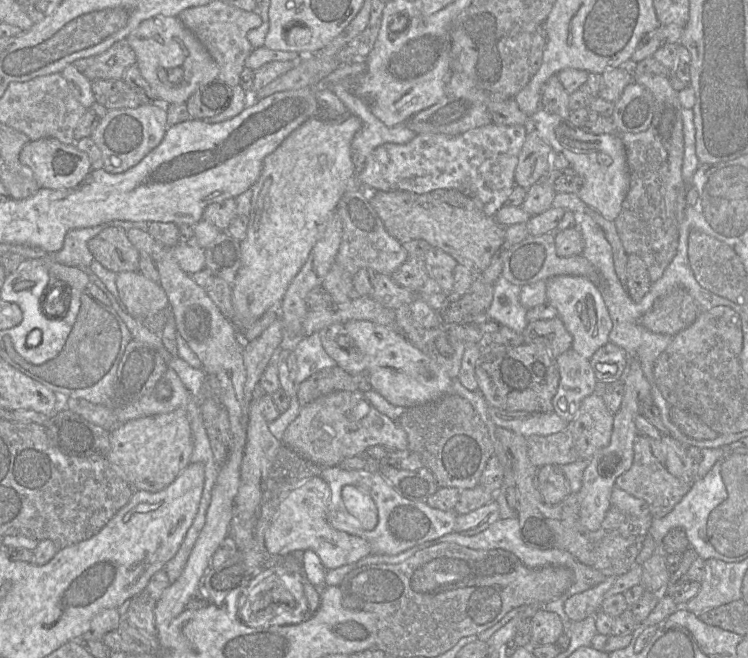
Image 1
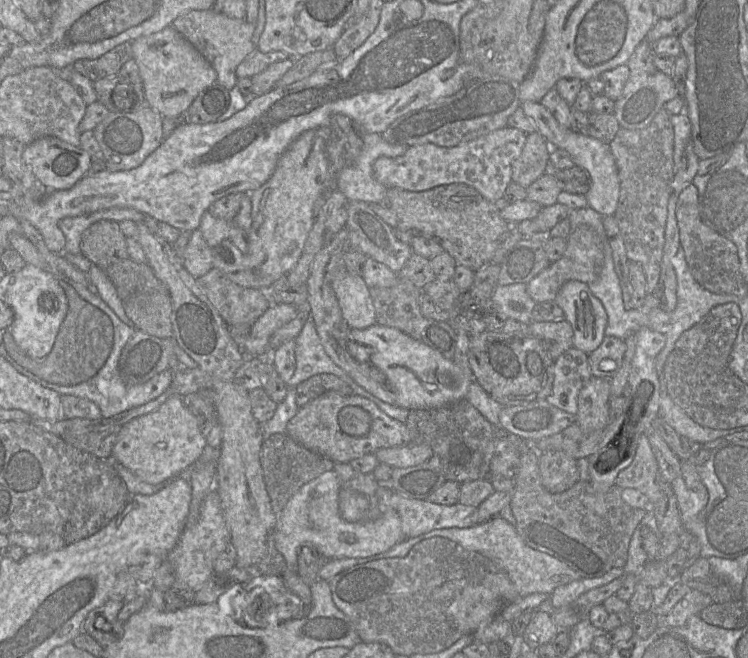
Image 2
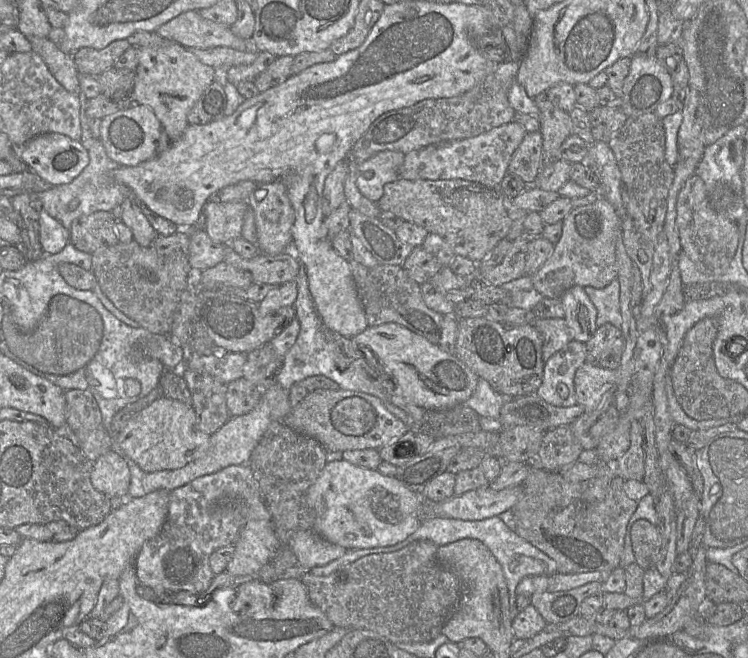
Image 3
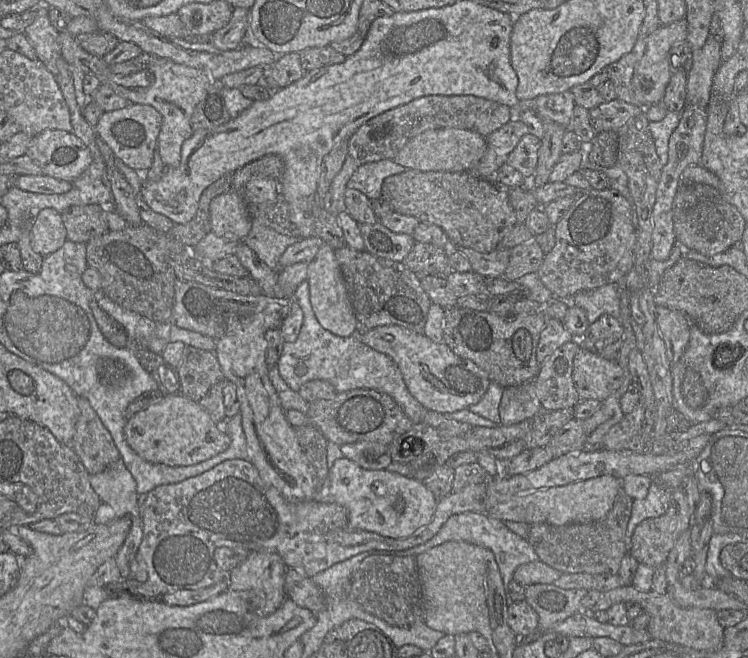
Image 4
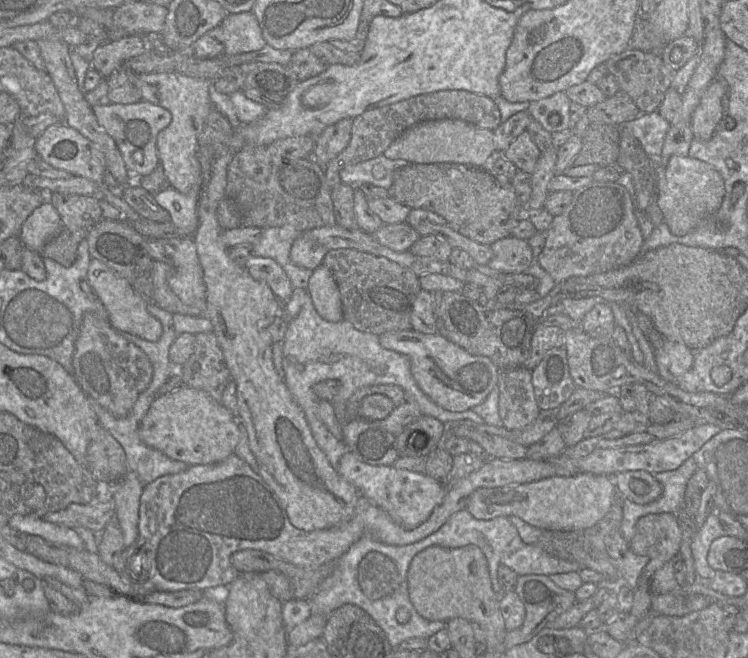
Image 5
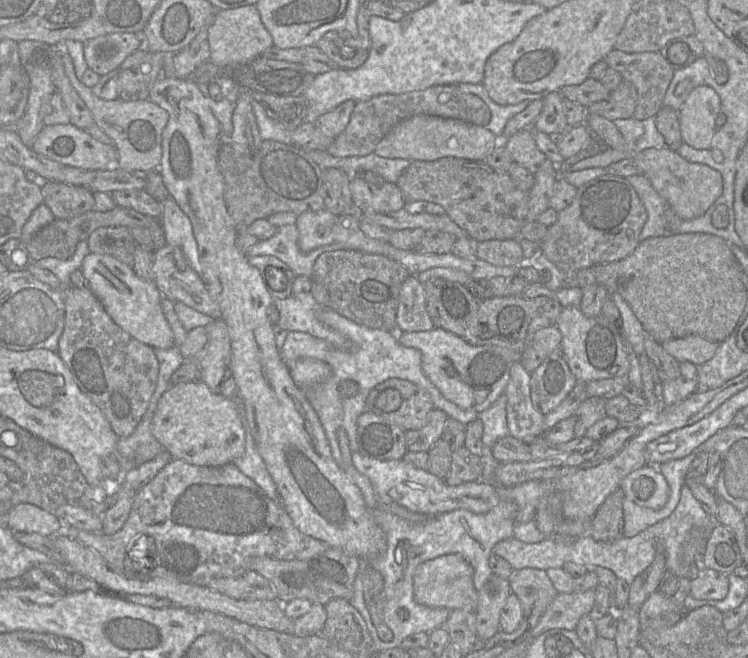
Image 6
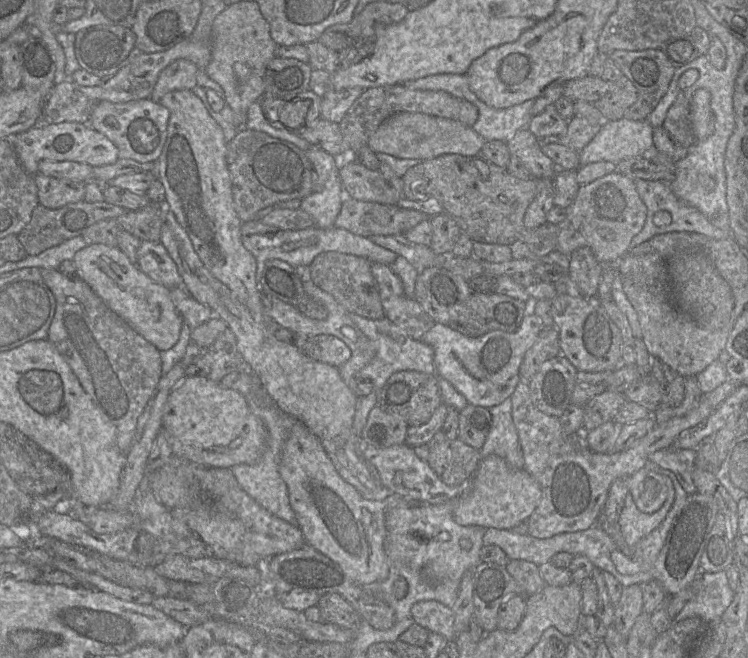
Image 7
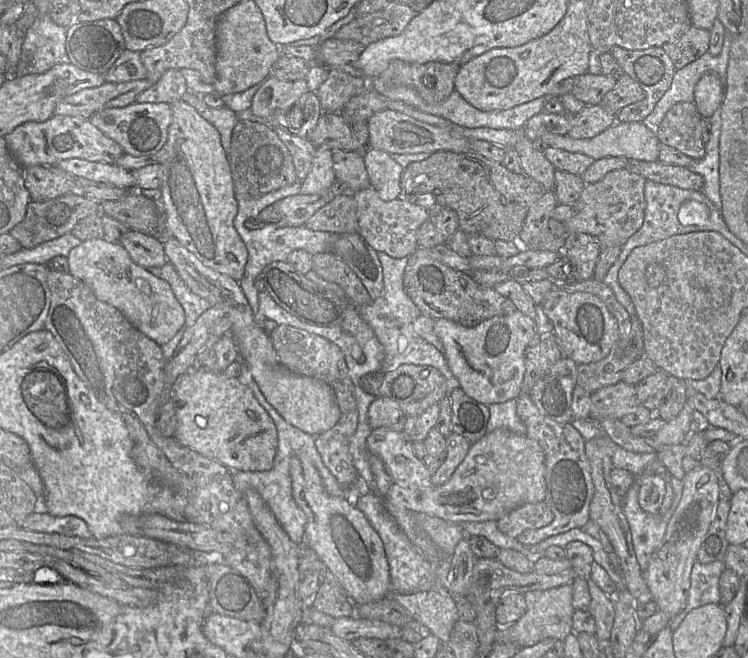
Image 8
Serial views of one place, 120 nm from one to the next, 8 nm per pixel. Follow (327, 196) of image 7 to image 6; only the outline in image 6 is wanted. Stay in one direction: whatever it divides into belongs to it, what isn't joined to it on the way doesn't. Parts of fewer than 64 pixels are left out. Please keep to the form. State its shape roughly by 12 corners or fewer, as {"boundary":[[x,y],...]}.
{"boundary":[[327,209],[299,214],[300,250],[334,243],[337,215]]}

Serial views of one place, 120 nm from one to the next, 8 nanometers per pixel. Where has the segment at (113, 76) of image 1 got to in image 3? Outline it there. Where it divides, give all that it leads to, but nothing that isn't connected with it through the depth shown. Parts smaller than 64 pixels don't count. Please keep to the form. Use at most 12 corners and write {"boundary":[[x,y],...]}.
{"boundary":[[116,40],[100,50],[81,48],[72,58],[80,76],[98,77],[130,46]]}

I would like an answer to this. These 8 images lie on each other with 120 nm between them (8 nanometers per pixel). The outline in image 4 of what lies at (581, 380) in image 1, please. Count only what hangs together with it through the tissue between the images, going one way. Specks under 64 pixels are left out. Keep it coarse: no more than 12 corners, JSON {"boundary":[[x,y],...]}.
{"boundary":[[580,341],[556,349],[534,386],[543,411],[579,403],[572,372]]}

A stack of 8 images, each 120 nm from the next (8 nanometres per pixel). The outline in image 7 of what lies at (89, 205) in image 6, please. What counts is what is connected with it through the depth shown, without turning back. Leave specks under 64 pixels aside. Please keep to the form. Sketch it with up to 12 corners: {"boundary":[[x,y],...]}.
{"boundary":[[36,173],[39,204],[58,209],[84,200],[84,182]]}

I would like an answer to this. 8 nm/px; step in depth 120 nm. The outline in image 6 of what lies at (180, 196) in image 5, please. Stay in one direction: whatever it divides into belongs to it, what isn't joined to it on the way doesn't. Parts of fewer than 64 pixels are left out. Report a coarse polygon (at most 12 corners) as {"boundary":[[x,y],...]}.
{"boundary":[[176,201],[163,203],[160,222],[168,245],[179,247],[202,278],[192,223]]}

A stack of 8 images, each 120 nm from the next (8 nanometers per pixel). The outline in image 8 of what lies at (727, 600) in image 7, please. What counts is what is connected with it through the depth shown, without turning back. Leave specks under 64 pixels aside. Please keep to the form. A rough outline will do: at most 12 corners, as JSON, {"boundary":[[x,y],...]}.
{"boundary":[[724,561],[694,563],[685,608],[671,618],[674,631],[694,609],[719,604]]}

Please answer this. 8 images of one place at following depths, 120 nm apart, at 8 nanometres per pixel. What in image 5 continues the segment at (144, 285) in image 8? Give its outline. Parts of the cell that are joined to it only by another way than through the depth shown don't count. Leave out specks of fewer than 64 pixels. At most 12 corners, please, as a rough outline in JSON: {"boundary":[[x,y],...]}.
{"boundary":[[100,260],[86,278],[109,322],[150,342],[160,339],[160,321],[149,301]]}

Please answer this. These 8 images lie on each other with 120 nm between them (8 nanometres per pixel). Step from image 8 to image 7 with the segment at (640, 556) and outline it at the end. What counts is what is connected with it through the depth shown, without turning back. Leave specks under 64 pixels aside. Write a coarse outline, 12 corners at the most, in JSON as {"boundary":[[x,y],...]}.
{"boundary":[[675,488],[655,513],[640,511],[627,493],[619,525],[630,548],[655,530],[671,510]]}

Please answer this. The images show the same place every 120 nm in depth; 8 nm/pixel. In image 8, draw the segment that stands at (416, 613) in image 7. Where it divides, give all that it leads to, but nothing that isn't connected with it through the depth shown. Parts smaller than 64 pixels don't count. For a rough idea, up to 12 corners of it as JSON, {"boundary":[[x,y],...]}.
{"boundary":[[446,589],[394,598],[413,620],[449,642],[460,619]]}

